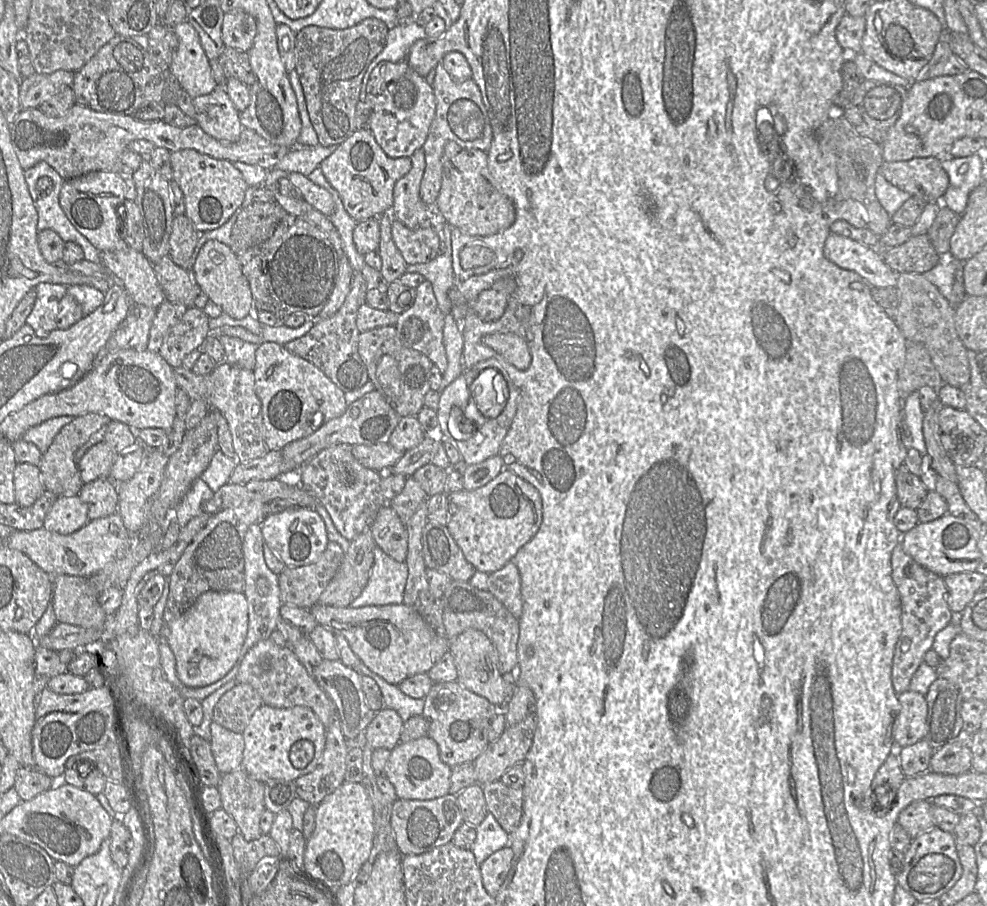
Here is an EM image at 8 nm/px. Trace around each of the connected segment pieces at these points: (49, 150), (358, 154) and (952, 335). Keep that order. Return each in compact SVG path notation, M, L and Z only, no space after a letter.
M77 103L59 117L48 117L39 108L22 109L10 124L10 133L24 170L44 161L65 180L97 171L122 173L121 156L134 140L148 140L156 147L171 152L194 149L216 159L257 165L267 170L274 168L291 150L290 147L273 144L247 128L242 130L237 141L221 142L197 124L177 127L164 120L140 120L133 115L98 112Z
M357 129L320 163L320 168L338 192L347 213L360 222L389 213L393 205L395 182L411 169L410 157L389 157L369 129Z
M920 273L899 274L896 289L899 302L894 321L906 340L922 343L926 347L944 384L963 389L970 383L970 364L968 349L956 330L955 307Z

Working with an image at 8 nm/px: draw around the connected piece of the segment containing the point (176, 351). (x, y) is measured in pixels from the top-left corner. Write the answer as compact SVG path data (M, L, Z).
M165 301L156 308L146 349L162 356L173 368L179 367L190 352L202 348L209 335L209 321L203 309Z

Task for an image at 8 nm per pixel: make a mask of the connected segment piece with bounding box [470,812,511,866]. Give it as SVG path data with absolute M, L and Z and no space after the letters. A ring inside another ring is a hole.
M489 812L476 830L476 839L470 850L479 866L494 852L511 846L511 834L506 832Z

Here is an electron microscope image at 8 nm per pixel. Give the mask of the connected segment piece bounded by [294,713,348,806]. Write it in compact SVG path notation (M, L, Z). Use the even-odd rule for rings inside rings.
M339 713L338 719L325 729L326 743L319 764L312 772L294 780L297 797L311 806L317 806L345 779L348 741L341 730Z

